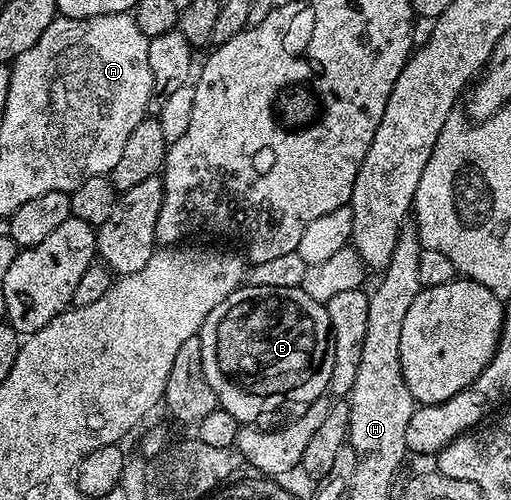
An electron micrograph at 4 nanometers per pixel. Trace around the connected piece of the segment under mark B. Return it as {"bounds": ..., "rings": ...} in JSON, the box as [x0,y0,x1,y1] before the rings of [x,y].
{"bounds":[197,284,333,424],"rings":[[[244,284],[229,296],[225,296],[225,300],[221,300],[221,304],[217,304],[217,308],[213,308],[213,312],[209,312],[209,316],[205,316],[203,327],[199,329],[197,337],[201,344],[201,364],[205,368],[205,380],[209,380],[209,388],[213,388],[218,409],[229,412],[229,416],[236,418],[240,424],[258,423],[260,421],[258,418],[262,414],[267,414],[270,410],[285,405],[286,402],[306,404],[322,398],[328,393],[327,385],[329,384],[329,376],[333,372],[333,364],[329,357],[331,325],[329,324],[327,308],[324,303],[305,296],[305,292],[300,287],[265,288],[264,286]]]}

